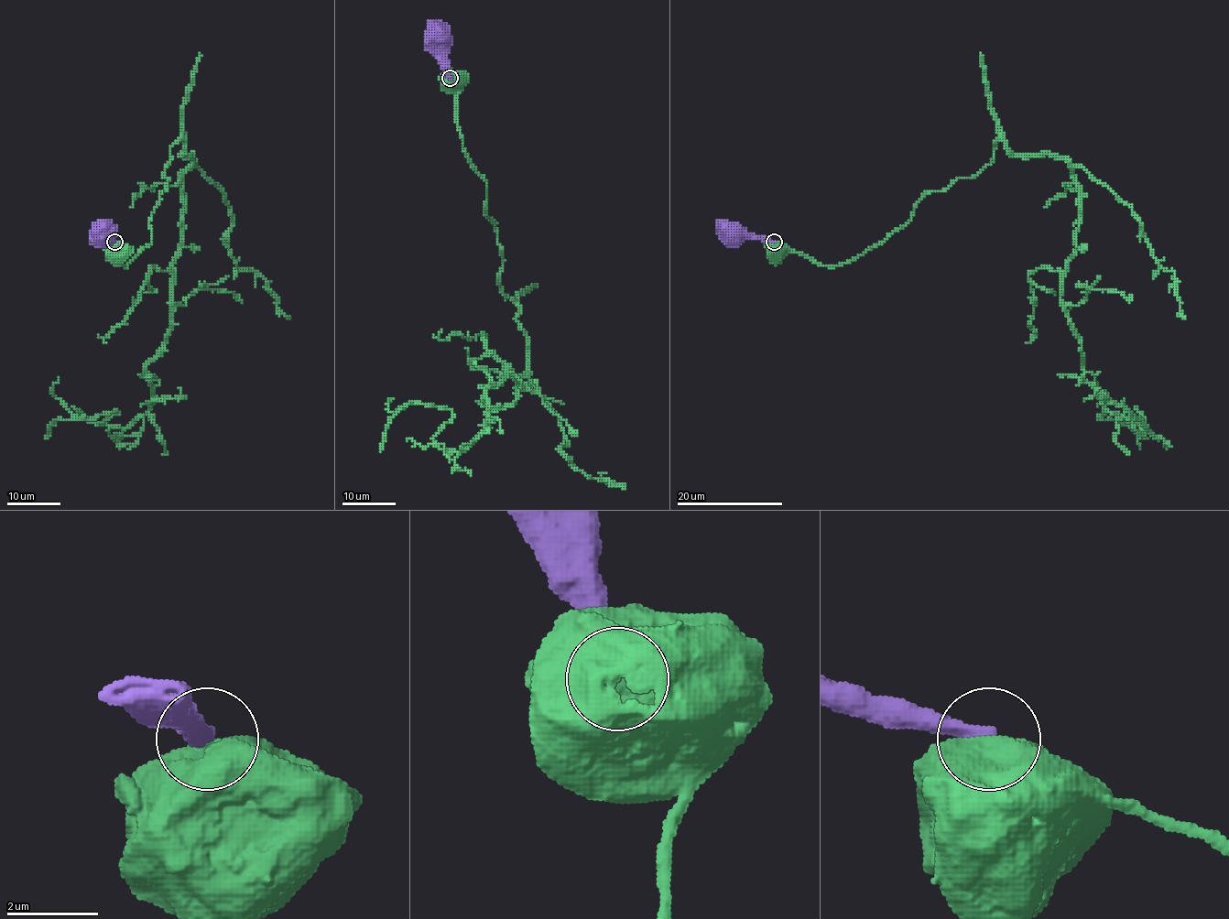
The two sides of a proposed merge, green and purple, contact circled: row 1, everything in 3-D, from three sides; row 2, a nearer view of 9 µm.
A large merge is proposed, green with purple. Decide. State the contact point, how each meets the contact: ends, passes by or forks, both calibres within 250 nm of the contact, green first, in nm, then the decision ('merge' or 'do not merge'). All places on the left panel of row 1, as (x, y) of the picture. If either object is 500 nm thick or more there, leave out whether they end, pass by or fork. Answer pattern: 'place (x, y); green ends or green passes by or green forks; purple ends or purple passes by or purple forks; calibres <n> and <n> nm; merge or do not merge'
place (114, 242); calibres 900 and 360 nm; do not merge

